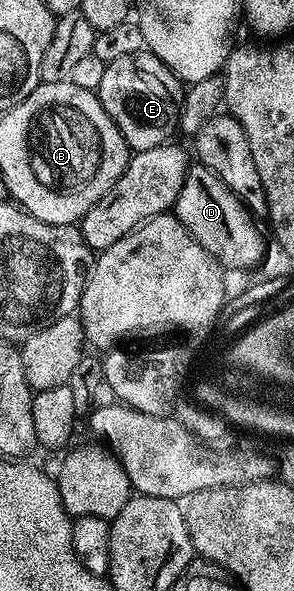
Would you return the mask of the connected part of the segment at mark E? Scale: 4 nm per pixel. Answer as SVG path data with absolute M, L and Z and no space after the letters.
M147 50L126 58L114 58L114 62L106 64L106 74L102 74L102 82L98 89L100 104L106 110L106 114L124 135L124 141L128 143L129 149L136 152L150 150L173 139L172 131L177 131L180 122L184 93L185 89L180 79L157 56Z

